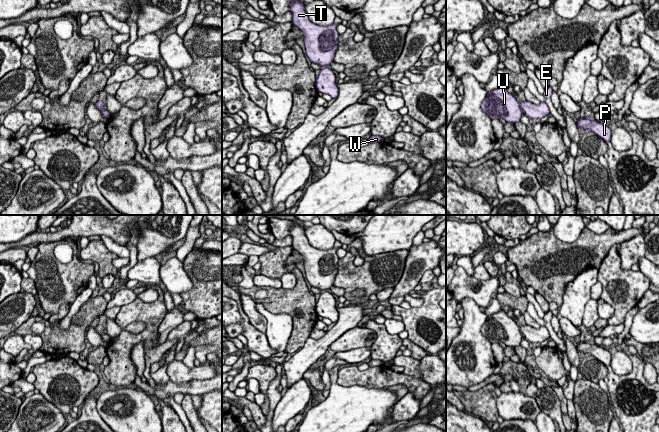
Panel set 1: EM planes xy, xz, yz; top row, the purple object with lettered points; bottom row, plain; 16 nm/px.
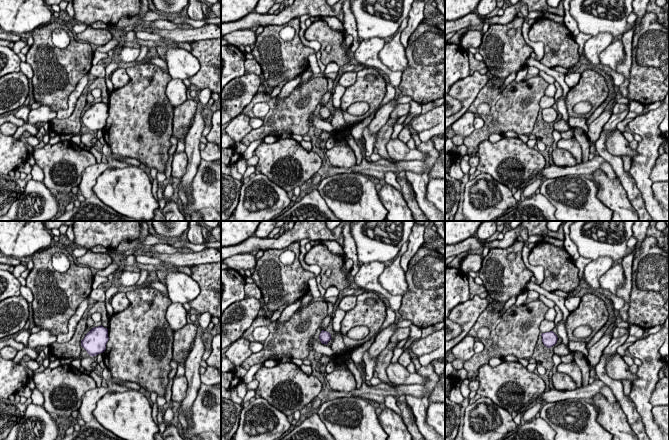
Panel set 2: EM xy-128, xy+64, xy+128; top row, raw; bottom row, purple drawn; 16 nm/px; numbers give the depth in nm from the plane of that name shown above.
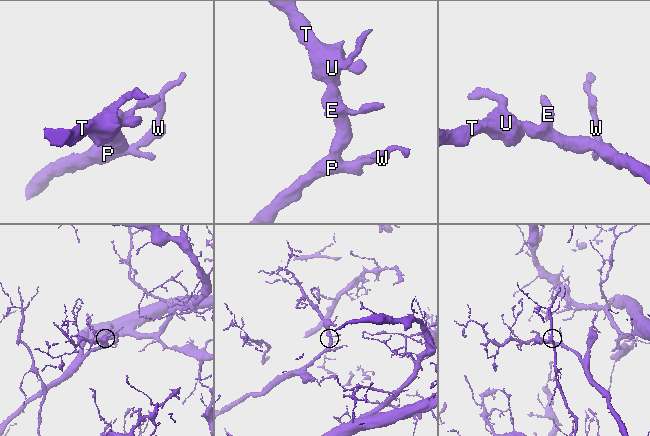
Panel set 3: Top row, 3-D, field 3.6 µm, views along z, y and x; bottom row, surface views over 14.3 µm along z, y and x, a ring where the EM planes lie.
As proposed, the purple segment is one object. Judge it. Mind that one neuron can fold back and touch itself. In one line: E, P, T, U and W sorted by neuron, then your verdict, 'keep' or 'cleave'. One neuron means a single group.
E P T U W; keep

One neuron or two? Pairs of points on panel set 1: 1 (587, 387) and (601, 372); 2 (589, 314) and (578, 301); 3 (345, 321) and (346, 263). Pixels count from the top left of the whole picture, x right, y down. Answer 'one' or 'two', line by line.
1: two
2: two
3: two

